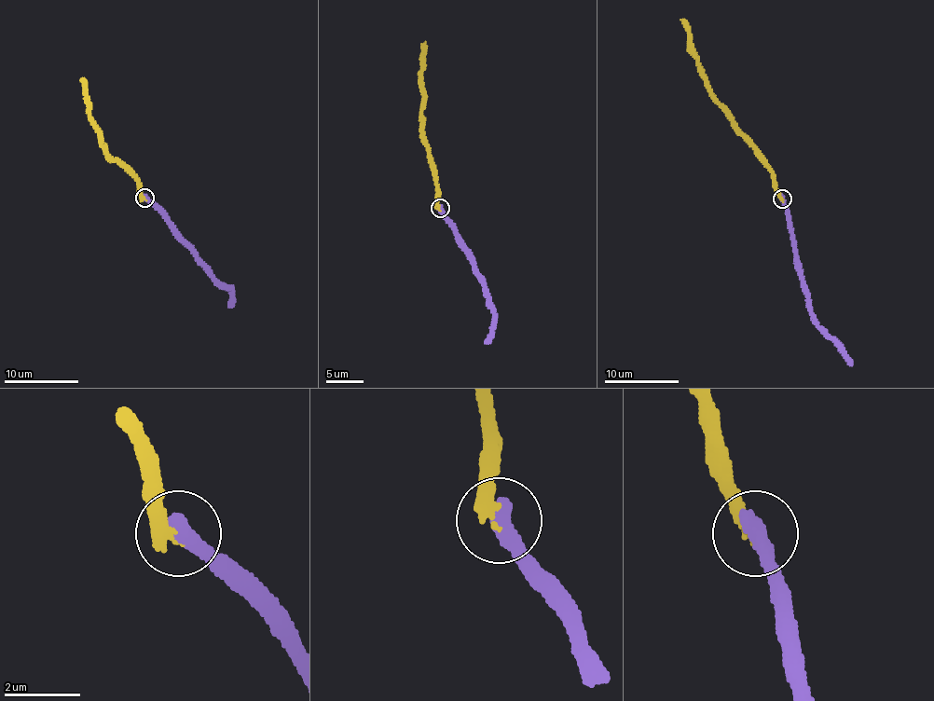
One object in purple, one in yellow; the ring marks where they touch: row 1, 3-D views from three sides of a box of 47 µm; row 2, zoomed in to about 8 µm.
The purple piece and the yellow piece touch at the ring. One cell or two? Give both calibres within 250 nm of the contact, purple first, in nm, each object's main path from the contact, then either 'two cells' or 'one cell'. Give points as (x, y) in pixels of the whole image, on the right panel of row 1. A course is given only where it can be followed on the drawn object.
550 nm thick on the purple side, 400 nm on the other; purple runs (781, 198), (792, 232), (793, 250), (803, 288), (819, 326), (852, 364); yellow runs (781, 198), (775, 177), (717, 101), (704, 73), (689, 30), (680, 20); one cell

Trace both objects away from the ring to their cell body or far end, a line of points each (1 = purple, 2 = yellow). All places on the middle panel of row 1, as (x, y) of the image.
1: (439, 208), (488, 298), (492, 322), (488, 338), (485, 343)
2: (439, 208), (435, 166), (422, 133), (425, 96), (419, 84), (425, 42)

